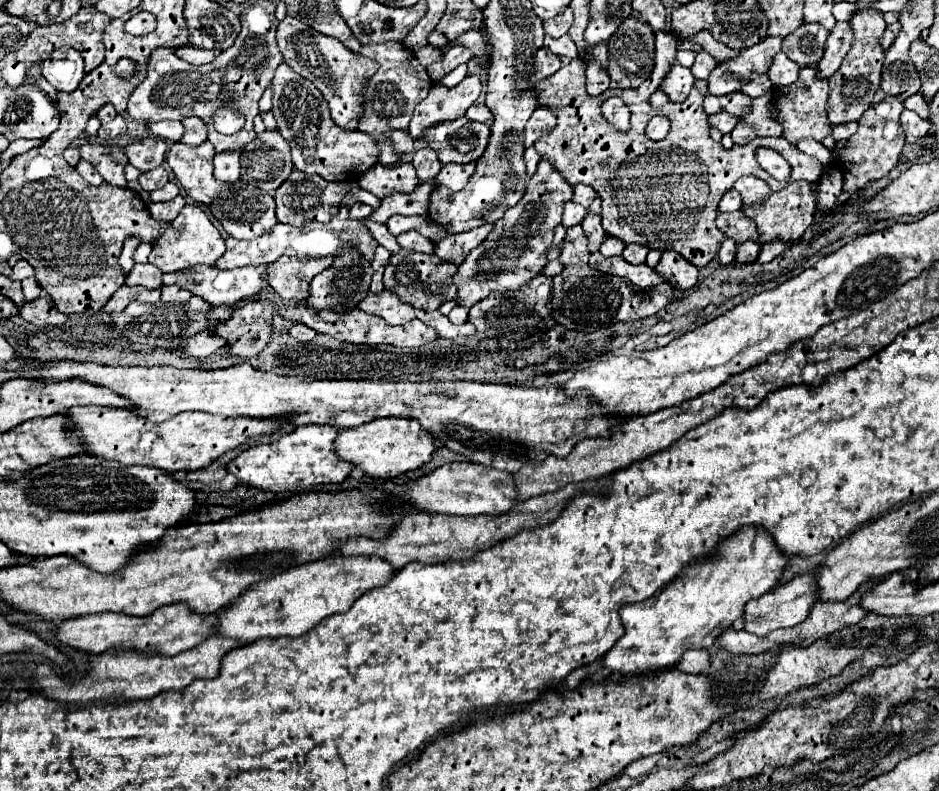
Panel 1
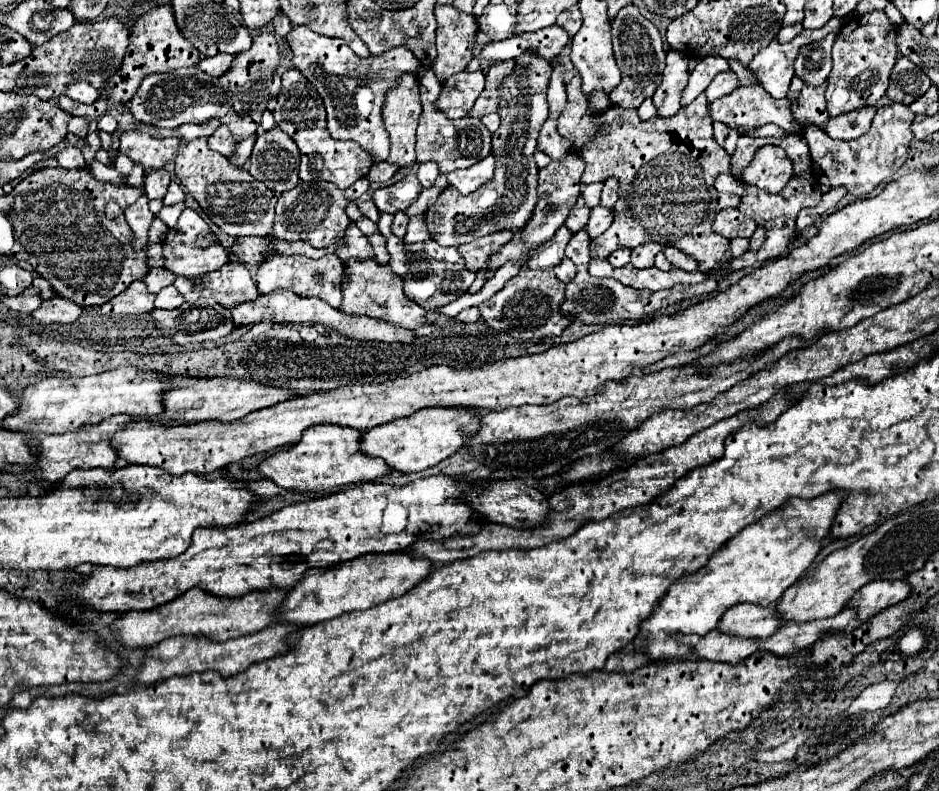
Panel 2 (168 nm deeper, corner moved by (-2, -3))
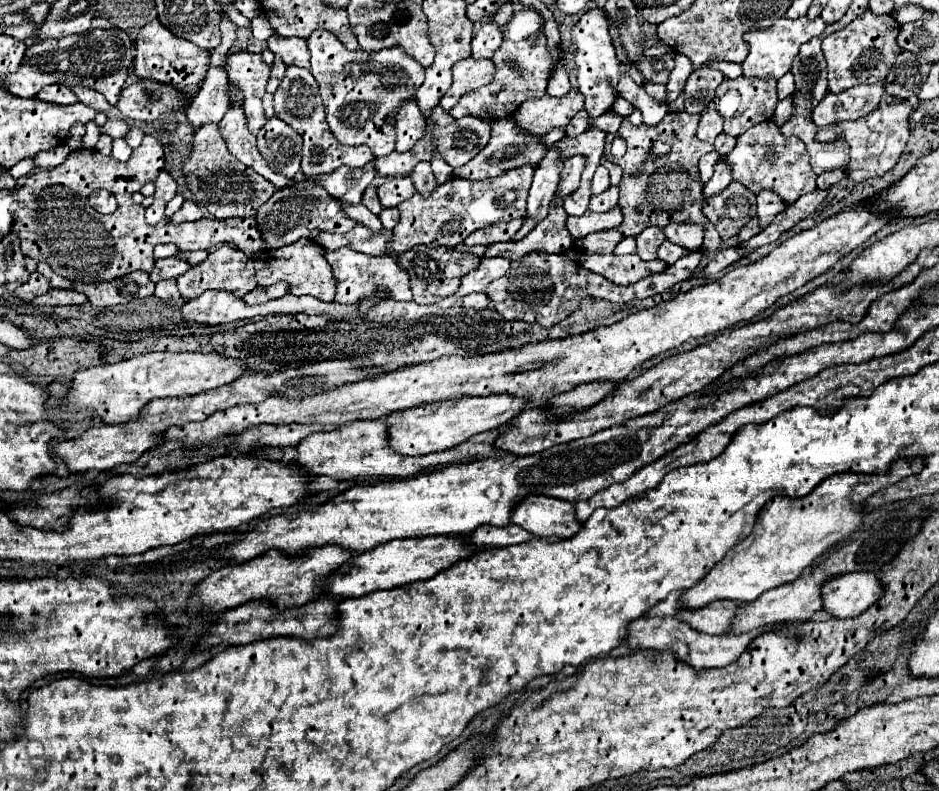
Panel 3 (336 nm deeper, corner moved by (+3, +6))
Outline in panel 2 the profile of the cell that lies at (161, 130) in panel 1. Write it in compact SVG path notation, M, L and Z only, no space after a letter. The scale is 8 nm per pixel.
M211 120L207 124L185 124L185 126L179 126L177 128L177 136L183 140L183 142L189 142L197 136L211 136L213 130L217 130L221 126L219 120Z

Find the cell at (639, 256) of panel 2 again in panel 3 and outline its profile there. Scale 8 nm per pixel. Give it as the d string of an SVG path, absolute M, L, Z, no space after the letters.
M650 227L650 229L644 229L638 237L636 237L636 243L638 243L638 257L642 257L644 261L648 259L656 259L656 251L660 247L660 243L664 241L664 233L662 229L658 227Z

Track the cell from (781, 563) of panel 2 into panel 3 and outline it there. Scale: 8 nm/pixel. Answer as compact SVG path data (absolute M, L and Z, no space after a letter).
M920 459L896 461L890 467L890 475L860 475L860 473L838 473L824 479L812 493L800 499L776 495L758 513L752 533L734 545L722 561L718 561L710 573L700 579L694 587L680 595L680 609L700 609L716 599L732 599L740 603L750 603L758 599L764 591L794 581L810 567L826 549L834 543L846 539L860 523L862 509L858 507L866 497L876 491L898 483L900 479L914 475L922 469Z

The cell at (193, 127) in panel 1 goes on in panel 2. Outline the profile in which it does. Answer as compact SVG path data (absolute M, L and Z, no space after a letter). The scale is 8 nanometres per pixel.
M221 124L215 134L209 138L209 146L211 150L223 154L225 158L231 158L235 154L235 148L237 148L237 140L233 138L233 134L229 132L229 128L225 124Z

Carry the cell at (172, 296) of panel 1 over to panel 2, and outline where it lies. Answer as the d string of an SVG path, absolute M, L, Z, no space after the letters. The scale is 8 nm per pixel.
M167 286L163 292L157 294L155 298L155 308L165 308L165 310L173 310L179 308L183 304L183 296L175 290L175 286Z

